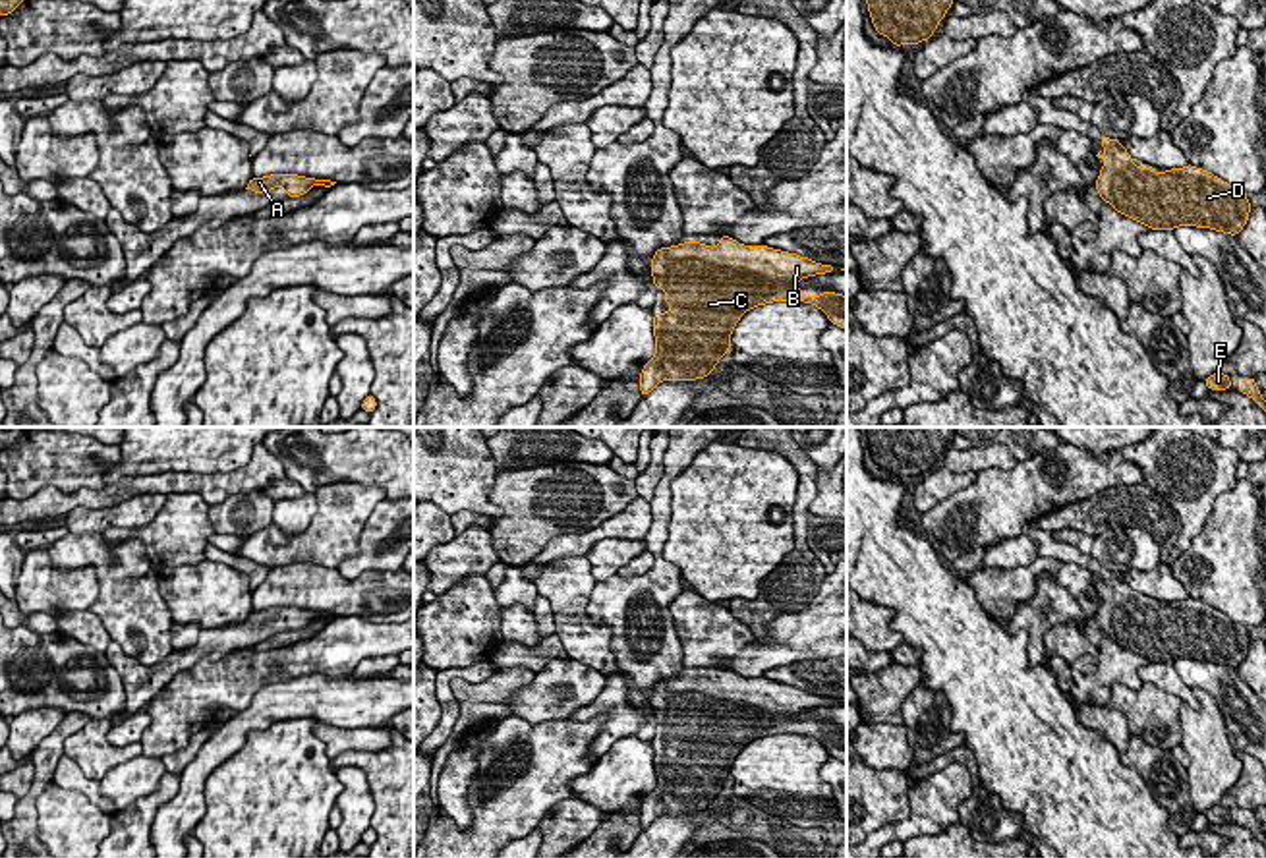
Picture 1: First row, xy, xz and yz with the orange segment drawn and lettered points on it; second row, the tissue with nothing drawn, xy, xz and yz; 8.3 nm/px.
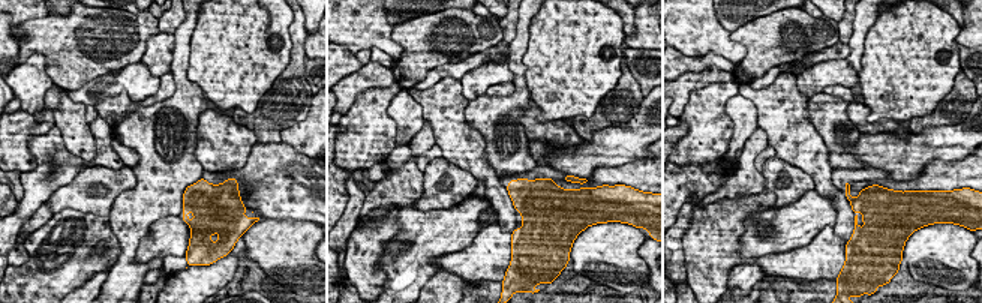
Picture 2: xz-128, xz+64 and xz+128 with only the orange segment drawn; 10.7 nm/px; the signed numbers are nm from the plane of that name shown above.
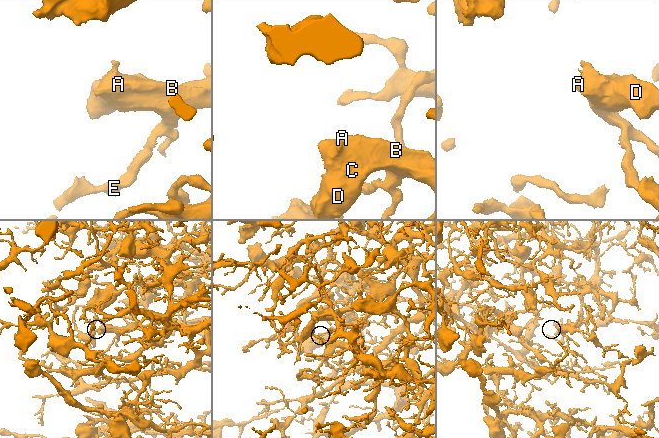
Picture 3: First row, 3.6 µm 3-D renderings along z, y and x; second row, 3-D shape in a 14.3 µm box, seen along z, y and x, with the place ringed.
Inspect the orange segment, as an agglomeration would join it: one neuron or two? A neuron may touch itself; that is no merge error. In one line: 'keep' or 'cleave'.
keep

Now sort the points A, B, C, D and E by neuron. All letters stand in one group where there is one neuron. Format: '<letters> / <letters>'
A B C D E

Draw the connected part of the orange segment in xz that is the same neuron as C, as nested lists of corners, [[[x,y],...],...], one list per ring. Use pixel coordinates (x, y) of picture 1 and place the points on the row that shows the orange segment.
[[[719,236],[719,245],[709,247],[688,240],[661,247],[651,259],[655,288],[665,290],[667,313],[653,313],[653,336],[657,352],[642,367],[640,390],[647,396],[659,383],[696,381],[707,377],[731,348],[731,334],[740,317],[756,305],[773,301],[804,301],[821,309],[831,325],[847,329],[847,296],[823,290],[821,296],[804,296],[794,284],[802,278],[833,272],[833,265],[821,265],[796,253],[760,245],[742,245],[729,236]]]

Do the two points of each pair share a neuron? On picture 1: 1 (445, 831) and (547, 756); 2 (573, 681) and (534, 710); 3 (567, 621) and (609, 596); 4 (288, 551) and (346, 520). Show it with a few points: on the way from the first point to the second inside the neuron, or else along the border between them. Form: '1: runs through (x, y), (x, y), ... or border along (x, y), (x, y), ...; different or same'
1: runs through (470, 835), (522, 781); same
2: runs through (561, 683), (553, 683), (544, 698); same
3: border along (594, 582), (588, 615), (609, 630), (609, 650); different
4: runs through (302, 547), (317, 545), (333, 532); same

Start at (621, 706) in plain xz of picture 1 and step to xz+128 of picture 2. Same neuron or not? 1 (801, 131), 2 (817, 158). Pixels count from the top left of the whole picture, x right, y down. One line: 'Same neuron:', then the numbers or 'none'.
Same neuron: none

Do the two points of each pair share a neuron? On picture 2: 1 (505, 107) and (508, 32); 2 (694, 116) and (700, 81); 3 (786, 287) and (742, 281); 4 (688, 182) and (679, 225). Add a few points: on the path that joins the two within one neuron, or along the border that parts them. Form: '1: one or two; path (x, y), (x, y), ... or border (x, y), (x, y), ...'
1: two; border (519, 15), (516, 35), (508, 42)
2: two; border (730, 80), (694, 89), (679, 119)
3: two; border (766, 275), (762, 279)
4: two; border (693, 198), (681, 207), (678, 215)

